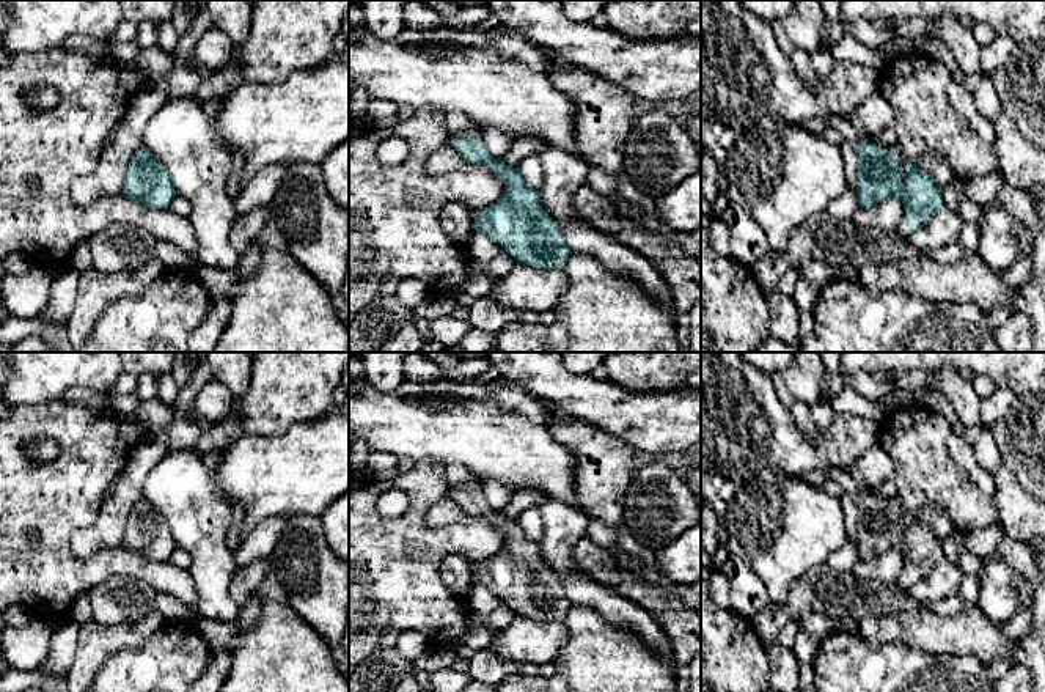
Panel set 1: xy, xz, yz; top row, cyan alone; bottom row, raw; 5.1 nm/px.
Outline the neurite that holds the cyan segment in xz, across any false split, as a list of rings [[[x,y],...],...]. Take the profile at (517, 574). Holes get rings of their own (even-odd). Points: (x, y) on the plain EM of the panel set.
[[[470,475],[460,488],[453,488],[453,497],[467,516],[484,517],[503,535],[501,549],[478,563],[475,579],[487,587],[503,604],[537,621],[564,621],[572,602],[555,572],[541,555],[541,546],[525,536],[515,519],[489,506],[481,492],[482,483]]]

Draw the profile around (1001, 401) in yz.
[[[996,388],[990,396],[982,398],[981,417],[985,426],[993,425],[998,418],[1006,417],[1020,398],[1009,388]]]

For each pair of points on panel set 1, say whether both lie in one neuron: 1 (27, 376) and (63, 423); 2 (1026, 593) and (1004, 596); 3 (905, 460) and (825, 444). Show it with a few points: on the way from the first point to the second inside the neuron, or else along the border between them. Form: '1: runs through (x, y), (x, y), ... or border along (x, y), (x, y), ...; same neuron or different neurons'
1: border along (62, 398), (38, 404), (19, 404), (16, 408); different neurons
2: border along (1022, 577), (1019, 607); different neurons
3: border along (880, 425), (877, 444); different neurons

